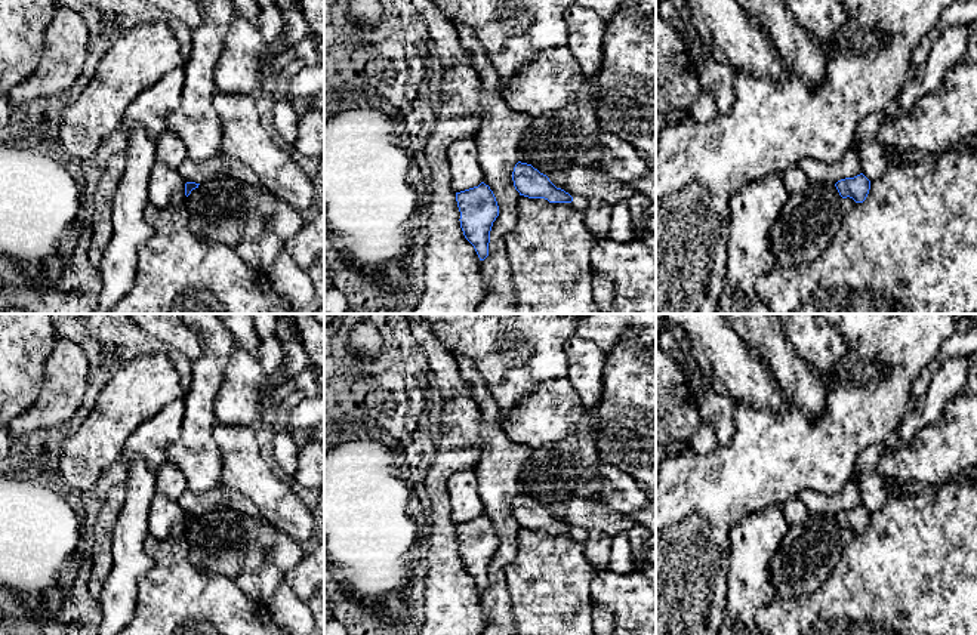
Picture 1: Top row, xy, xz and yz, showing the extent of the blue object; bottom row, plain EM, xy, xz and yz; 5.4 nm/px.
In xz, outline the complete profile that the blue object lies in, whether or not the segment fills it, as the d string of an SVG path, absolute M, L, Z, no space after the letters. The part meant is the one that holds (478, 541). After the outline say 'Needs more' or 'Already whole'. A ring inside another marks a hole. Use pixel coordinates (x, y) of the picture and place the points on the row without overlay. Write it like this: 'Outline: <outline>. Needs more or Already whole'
Outline: M481 514L478 518L456 524L456 533L463 567L474 577L480 592L484 592L488 588L493 554L499 548L496 528L490 518Z. Already whole

